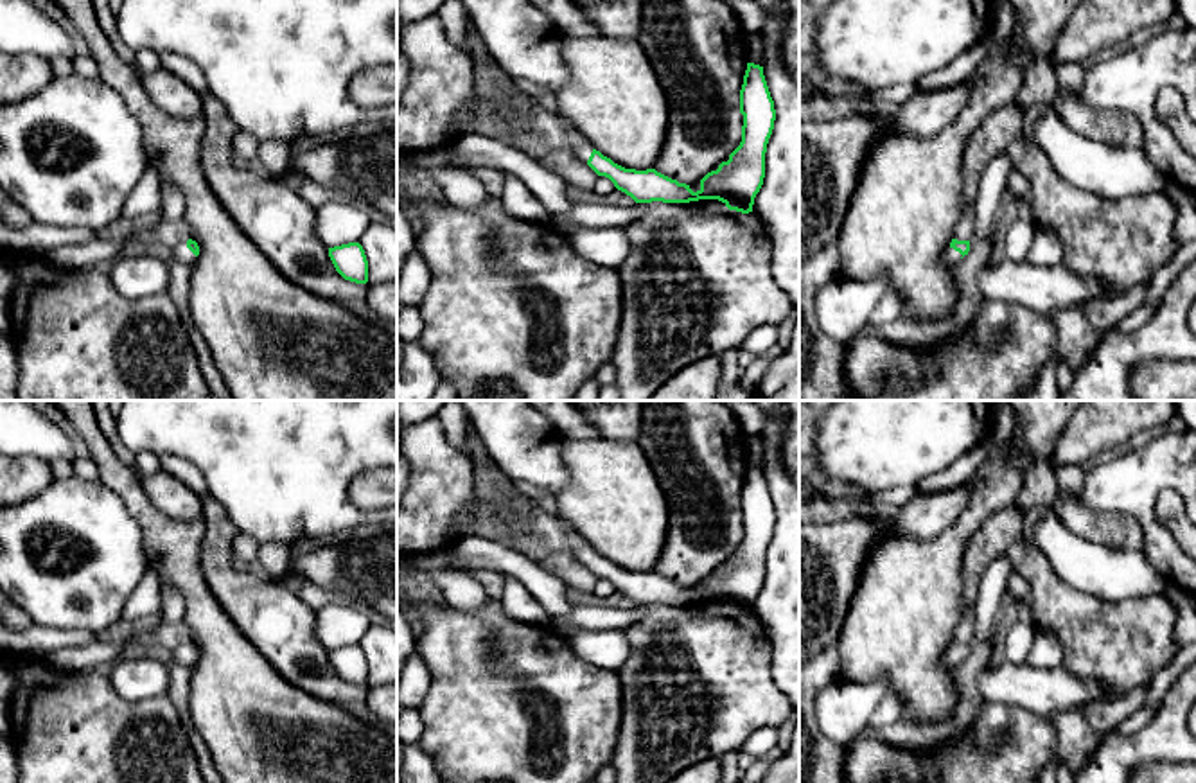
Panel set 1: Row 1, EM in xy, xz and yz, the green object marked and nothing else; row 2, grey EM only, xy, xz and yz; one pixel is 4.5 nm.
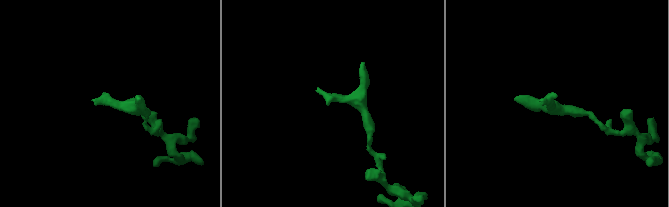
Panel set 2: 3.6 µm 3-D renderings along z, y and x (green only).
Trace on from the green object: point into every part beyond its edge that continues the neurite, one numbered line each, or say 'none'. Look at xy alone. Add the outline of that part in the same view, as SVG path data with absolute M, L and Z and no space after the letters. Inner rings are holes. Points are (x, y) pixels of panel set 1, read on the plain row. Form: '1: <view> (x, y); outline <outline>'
1: xy (180, 654); outline M187 643L185 645L180 645L176 650L171 652L172 657L183 664L183 666L189 666L192 668L196 664L196 657L187 650Z

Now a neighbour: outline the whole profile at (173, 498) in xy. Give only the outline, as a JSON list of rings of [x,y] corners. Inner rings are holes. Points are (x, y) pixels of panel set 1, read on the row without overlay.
[[[163,469],[142,476],[142,488],[151,503],[174,521],[196,521],[203,515],[203,499]]]

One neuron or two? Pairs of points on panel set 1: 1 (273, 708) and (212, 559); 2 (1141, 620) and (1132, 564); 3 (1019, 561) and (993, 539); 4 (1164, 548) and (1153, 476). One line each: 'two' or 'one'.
1: two
2: two
3: two
4: one

